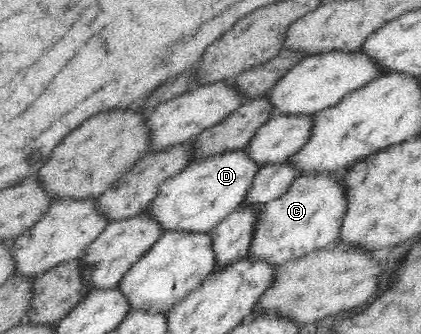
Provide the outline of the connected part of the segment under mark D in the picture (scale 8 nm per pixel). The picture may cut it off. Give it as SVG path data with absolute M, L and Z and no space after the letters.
M242 149L190 163L182 172L162 182L155 197L144 210L145 214L165 232L208 234L211 228L239 208L258 169L259 166L250 162Z

